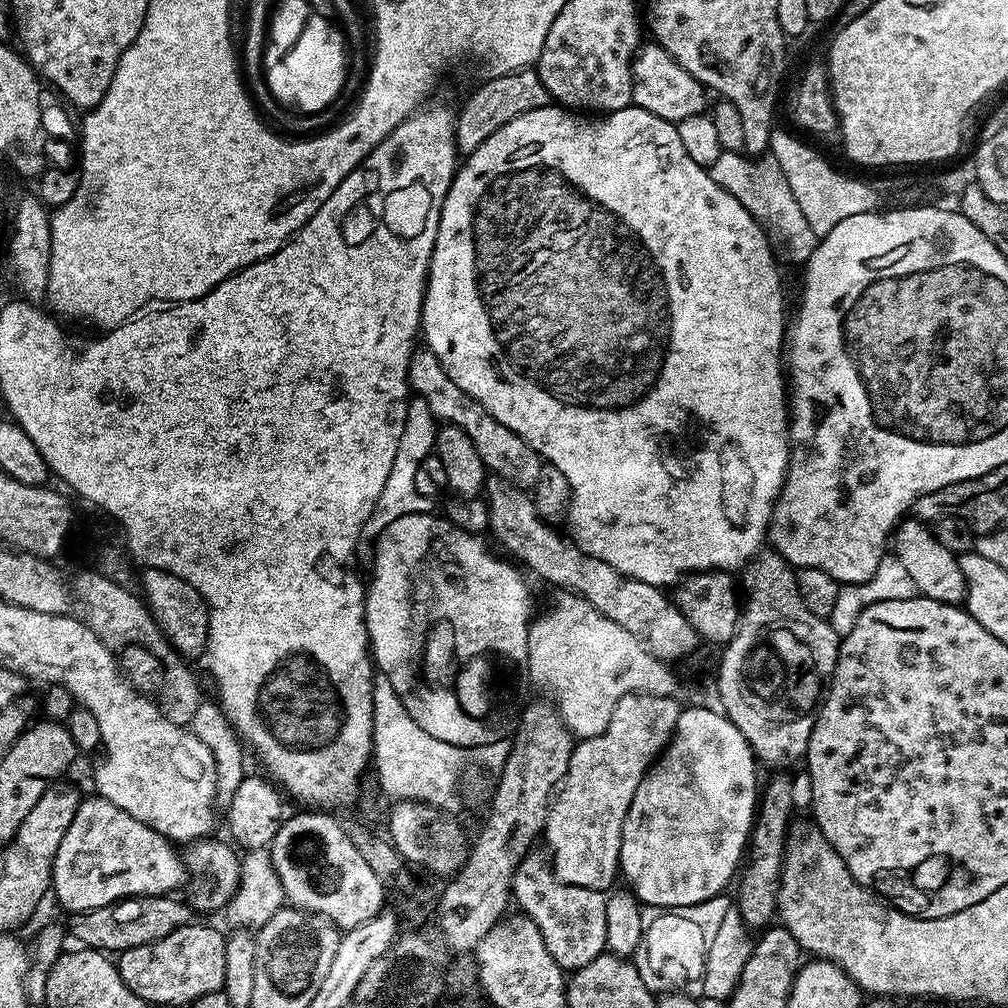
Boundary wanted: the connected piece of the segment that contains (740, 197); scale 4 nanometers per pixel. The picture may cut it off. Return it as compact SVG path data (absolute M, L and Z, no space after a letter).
M722 150L709 172L716 185L722 186L727 193L746 206L748 212L762 221L770 232L772 230L778 234L798 263L808 260L819 244L820 236L811 229L810 222L807 221L806 214L798 204L776 159L771 156L752 159L743 153Z

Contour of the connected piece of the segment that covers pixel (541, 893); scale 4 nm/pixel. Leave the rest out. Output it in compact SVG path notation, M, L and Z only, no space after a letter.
M533 850L525 856L512 875L512 895L521 913L534 922L546 942L546 950L562 970L575 970L594 962L594 958L605 955L606 942L606 902L604 892L595 892L582 886L563 884L555 872L547 855L539 856Z

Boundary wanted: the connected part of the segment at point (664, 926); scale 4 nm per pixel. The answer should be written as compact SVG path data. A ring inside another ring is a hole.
M727 895L711 896L706 902L698 902L694 906L669 908L655 913L652 921L645 923L642 928L640 947L634 953L634 963L642 982L646 982L653 994L684 993L688 997L699 997L703 990L704 967L706 966L707 952L710 950L714 936L721 925L729 908L730 900Z

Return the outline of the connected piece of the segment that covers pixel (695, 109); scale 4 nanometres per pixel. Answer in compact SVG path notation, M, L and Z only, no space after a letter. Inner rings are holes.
M641 43L639 52L632 59L632 104L666 122L679 126L686 118L694 118L705 111L706 89L660 44Z

